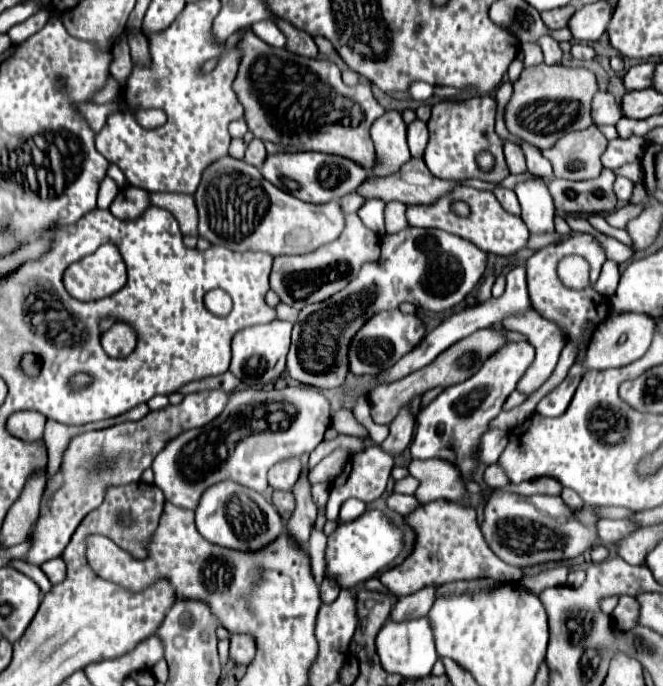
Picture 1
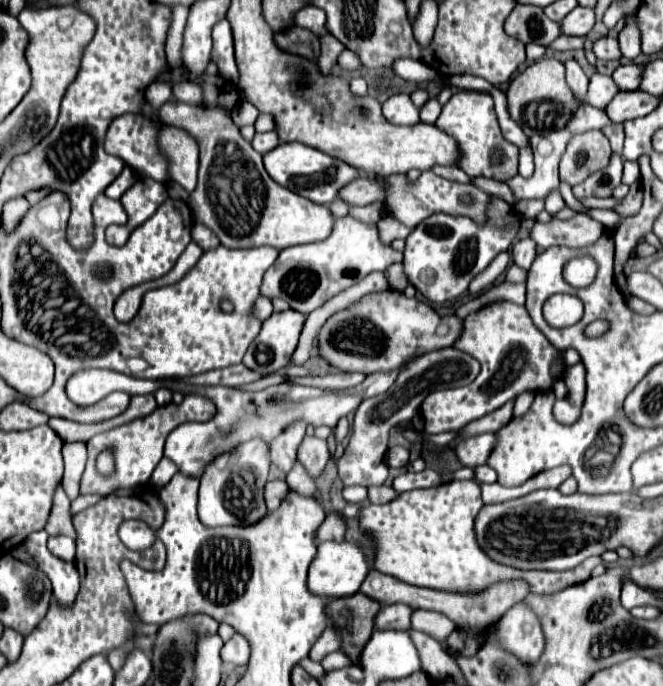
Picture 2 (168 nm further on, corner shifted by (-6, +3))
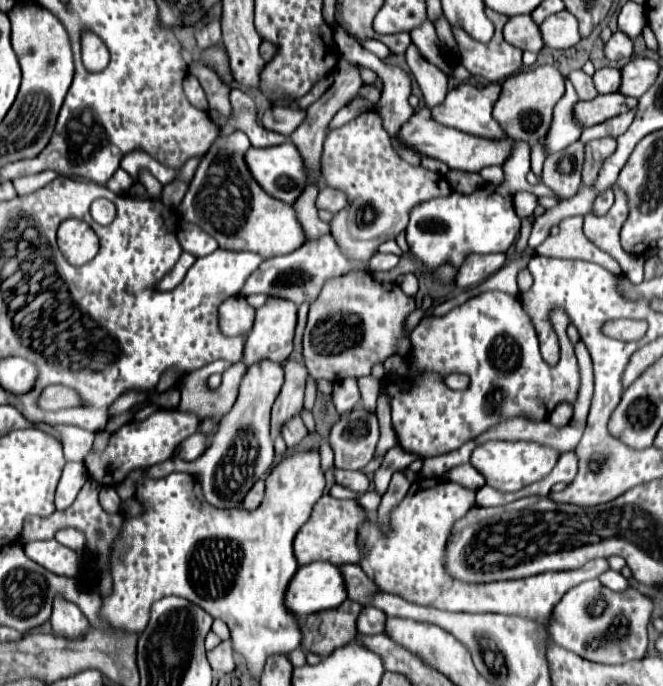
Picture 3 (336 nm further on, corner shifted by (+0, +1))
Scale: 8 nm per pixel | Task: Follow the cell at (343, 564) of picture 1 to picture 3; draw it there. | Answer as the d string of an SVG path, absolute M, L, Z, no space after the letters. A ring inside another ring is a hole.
M315 561L297 569L285 591L285 607L297 617L335 609L347 599L343 577L337 565Z

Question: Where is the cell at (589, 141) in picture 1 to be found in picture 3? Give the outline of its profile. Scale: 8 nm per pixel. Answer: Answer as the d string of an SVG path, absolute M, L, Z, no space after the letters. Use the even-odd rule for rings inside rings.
M575 141L567 149L553 153L545 159L541 171L541 183L547 185L557 199L573 197L581 187L581 165L583 165L585 145Z

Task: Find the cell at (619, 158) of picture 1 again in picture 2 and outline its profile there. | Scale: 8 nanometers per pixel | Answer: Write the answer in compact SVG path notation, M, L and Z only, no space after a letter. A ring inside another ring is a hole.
M611 125L611 127L603 127L603 133L605 137L609 139L611 143L611 149L617 153L617 155L623 155L623 125Z

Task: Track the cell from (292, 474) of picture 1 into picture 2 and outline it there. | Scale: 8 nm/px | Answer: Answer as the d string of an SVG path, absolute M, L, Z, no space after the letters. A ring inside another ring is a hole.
M295 423L295 427L289 427L275 443L271 443L271 463L277 465L279 471L289 473L297 461L297 449L305 437L303 423Z

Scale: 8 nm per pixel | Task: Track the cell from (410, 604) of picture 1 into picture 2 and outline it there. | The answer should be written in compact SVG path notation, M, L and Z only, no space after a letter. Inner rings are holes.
M393 603L393 605L385 605L377 619L375 619L375 627L377 629L411 629L411 613L413 607L407 607L405 603Z

